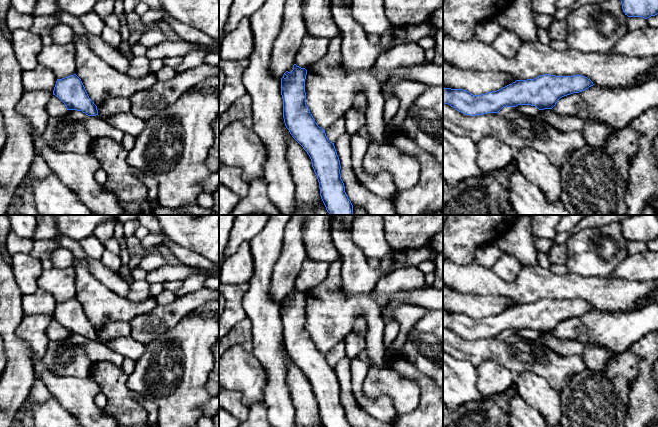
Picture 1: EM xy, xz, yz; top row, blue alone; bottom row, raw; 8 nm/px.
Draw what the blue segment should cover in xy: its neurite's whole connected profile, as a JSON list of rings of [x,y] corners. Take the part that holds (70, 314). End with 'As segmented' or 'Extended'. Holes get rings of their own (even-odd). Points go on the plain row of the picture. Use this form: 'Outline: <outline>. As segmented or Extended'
Outline: [[[76,298],[57,303],[53,319],[65,328],[67,334],[82,335],[88,340],[98,339],[97,330],[89,322],[81,303]]]. As segmented

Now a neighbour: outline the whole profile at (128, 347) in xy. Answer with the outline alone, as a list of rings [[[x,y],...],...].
[[[131,336],[111,339],[106,341],[106,344],[124,358],[130,358],[134,361],[138,360],[145,352],[145,345]]]

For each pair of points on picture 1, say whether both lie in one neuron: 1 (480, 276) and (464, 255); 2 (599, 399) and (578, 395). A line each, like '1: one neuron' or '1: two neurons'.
1: two neurons
2: one neuron

